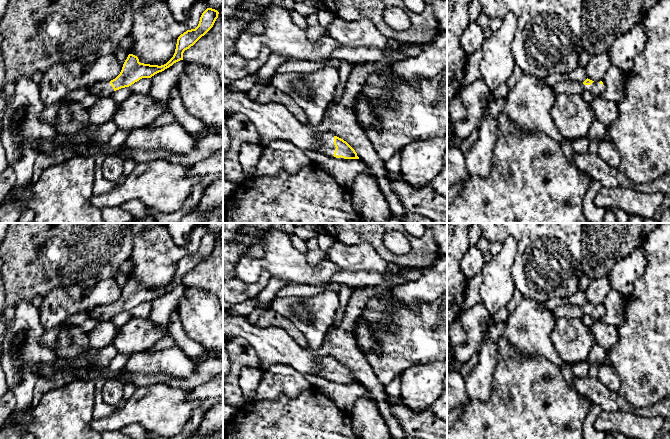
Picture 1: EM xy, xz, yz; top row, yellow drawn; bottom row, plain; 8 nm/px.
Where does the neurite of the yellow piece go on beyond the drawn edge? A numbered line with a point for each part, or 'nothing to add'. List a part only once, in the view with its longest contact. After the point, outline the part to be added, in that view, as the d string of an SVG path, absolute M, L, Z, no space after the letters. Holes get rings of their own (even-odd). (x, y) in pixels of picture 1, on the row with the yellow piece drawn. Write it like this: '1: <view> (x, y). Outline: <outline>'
1: xz (327, 139). Outline: M321 133L319 139L322 142L320 152L328 155L334 155L336 149L334 145L334 135L332 133Z

